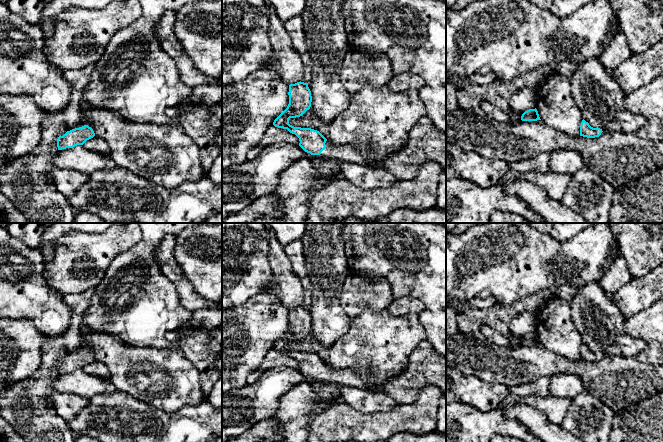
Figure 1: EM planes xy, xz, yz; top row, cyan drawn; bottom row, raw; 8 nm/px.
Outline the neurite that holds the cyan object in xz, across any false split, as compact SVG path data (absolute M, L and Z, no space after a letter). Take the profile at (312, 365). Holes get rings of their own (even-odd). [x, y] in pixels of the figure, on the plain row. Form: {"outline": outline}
{"outline": "M297 306L289 309L289 328L287 332L274 344L273 349L278 352L287 353L299 362L299 370L311 379L328 380L340 385L359 387L373 392L384 393L395 400L398 404L414 402L420 390L426 386L439 387L443 395L446 395L446 357L439 353L433 353L434 347L426 340L421 342L418 348L410 355L407 369L400 375L389 380L384 386L366 384L352 369L334 369L327 364L319 355L311 352L294 351L289 348L290 342L302 340L311 331L312 320L308 307Z"}

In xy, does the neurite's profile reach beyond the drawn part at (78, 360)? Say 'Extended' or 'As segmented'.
As segmented

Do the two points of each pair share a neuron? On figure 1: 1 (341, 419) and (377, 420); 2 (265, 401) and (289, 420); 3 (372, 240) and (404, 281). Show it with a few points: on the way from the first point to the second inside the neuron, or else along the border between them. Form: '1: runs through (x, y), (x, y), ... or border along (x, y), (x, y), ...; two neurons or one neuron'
1: runs through (350, 420), (368, 420); one neuron
2: border along (289, 390), (280, 399), (278, 409), (273, 415); two neurons
3: runs through (382, 250), (403, 271); one neuron

